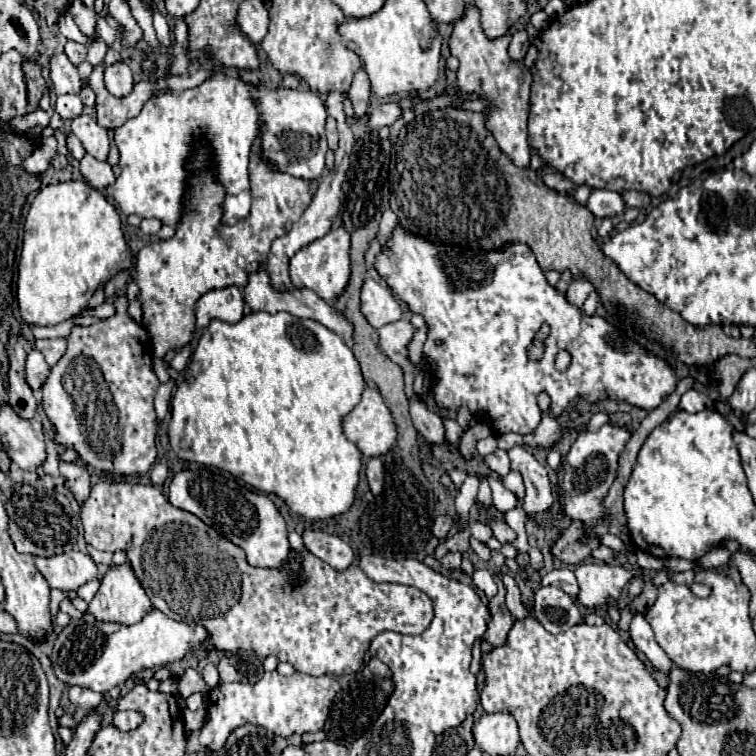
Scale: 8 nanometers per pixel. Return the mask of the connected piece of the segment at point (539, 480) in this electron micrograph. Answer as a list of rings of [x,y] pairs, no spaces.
[[[525,447],[509,449],[509,459],[511,459],[511,470],[519,471],[523,475],[527,487],[523,503],[525,513],[537,513],[551,507],[555,497],[551,493],[551,481],[545,467]]]

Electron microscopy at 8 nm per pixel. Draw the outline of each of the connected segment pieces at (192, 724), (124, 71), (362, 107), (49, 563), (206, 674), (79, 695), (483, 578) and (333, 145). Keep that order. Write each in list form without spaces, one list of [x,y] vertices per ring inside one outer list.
[[[185,709],[183,715],[185,715],[185,727],[191,729],[191,731],[199,731],[199,729],[203,727],[203,723],[205,723],[207,711],[205,711],[205,709],[199,709],[199,711],[189,711],[189,709]]]
[[[123,61],[107,65],[105,67],[105,87],[115,97],[129,95],[131,87],[133,87],[133,73],[131,73],[131,69]]]
[[[361,67],[351,83],[349,89],[351,101],[353,101],[353,109],[357,117],[365,117],[367,115],[367,107],[369,107],[369,95],[371,95],[371,87],[369,87],[369,77],[365,73],[365,69]]]
[[[81,551],[55,557],[35,557],[35,565],[53,589],[77,591],[89,579],[99,577],[93,559]]]
[[[207,663],[205,667],[203,667],[203,679],[205,679],[205,683],[213,689],[215,685],[219,685],[219,673],[217,673],[217,667],[213,665],[213,663]]]
[[[69,687],[69,699],[71,699],[71,703],[75,703],[83,709],[95,709],[101,703],[103,695],[95,693],[91,689],[83,689],[83,687]]]
[[[475,571],[472,581],[474,585],[477,585],[477,589],[481,589],[489,599],[497,593],[497,585],[495,585],[493,575],[489,571]]]
[[[331,115],[327,117],[327,125],[325,125],[325,131],[327,131],[329,149],[337,149],[337,125],[335,125],[335,119],[333,119]]]

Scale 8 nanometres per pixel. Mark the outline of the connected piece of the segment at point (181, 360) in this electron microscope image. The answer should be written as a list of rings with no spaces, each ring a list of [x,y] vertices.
[[[188,343],[180,349],[179,353],[170,362],[170,365],[178,372],[183,371],[191,357],[191,354],[191,344]]]

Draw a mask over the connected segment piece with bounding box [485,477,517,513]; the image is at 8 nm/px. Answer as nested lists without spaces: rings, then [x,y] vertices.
[[[485,477],[485,479],[487,479],[489,485],[491,485],[493,505],[495,505],[495,509],[497,509],[499,513],[505,513],[505,511],[509,511],[509,509],[513,509],[513,507],[517,505],[517,497],[515,497],[511,491],[507,491],[507,489],[501,485],[499,479],[493,479],[493,477]]]

